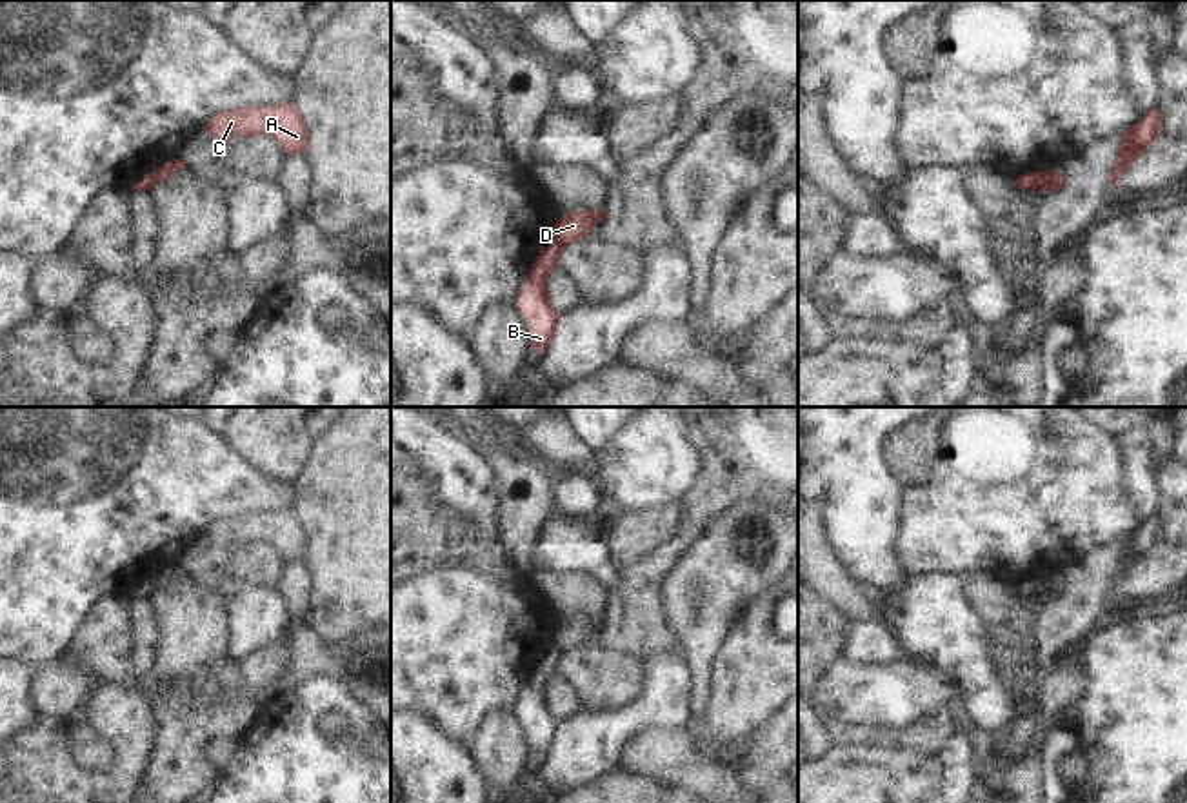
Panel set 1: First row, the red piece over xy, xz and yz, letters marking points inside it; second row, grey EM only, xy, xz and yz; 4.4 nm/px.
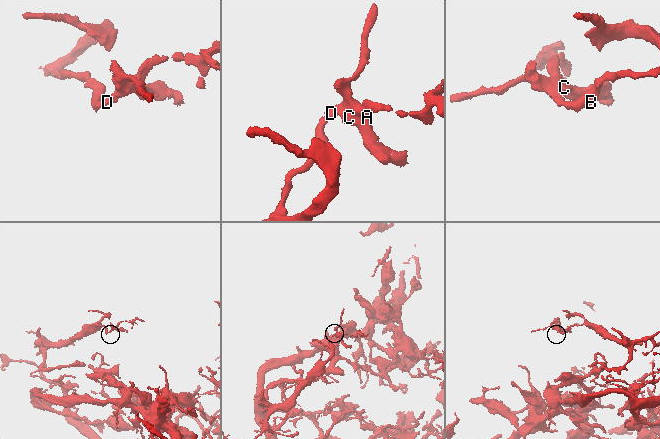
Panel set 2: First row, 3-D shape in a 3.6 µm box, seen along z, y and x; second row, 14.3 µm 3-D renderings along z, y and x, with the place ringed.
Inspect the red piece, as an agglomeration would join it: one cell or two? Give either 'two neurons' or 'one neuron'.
two neurons

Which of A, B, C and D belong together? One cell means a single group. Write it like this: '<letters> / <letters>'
A C D / B

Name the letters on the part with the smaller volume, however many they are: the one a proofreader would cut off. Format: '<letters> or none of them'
A, C, D

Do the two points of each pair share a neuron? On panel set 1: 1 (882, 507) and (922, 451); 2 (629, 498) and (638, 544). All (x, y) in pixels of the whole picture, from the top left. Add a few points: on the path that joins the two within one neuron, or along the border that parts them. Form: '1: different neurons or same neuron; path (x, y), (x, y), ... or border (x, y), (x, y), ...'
1: different neurons; border (884, 442), (884, 464), (902, 484)
2: different neurons; border (673, 500), (655, 509), (622, 513)

